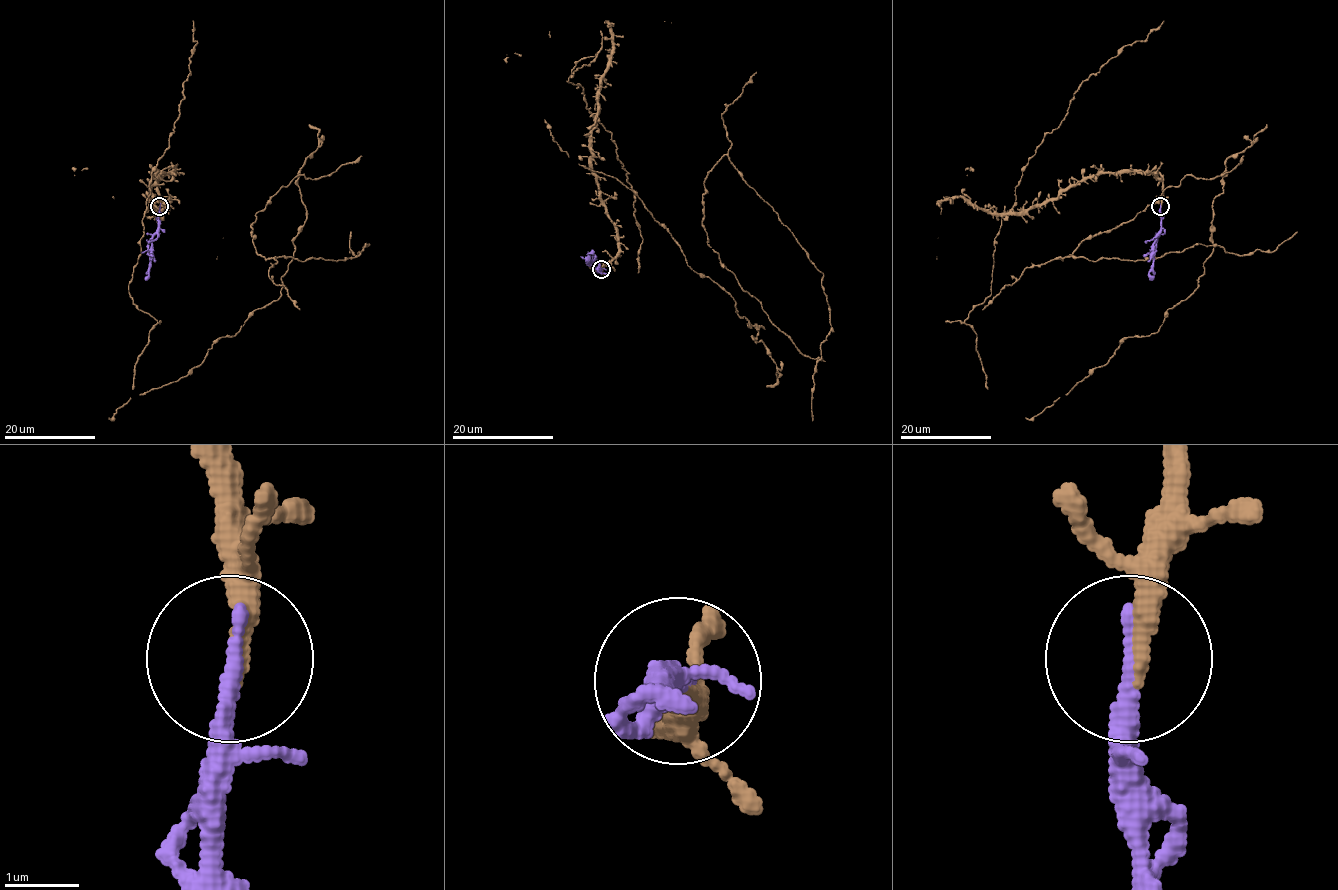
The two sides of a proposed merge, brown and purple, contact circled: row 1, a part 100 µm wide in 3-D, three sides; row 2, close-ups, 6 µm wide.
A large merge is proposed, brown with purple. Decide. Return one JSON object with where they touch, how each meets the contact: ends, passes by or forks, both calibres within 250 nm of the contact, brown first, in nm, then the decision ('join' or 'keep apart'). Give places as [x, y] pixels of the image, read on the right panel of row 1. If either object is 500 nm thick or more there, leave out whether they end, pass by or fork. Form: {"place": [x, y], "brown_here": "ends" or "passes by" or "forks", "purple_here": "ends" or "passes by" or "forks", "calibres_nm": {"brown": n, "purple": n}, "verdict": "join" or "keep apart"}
{"place": [1160, 206], "brown_here": "ends", "purple_here": "ends", "calibres_nm": {"brown": 300, "purple": 280}, "verdict": "join"}

